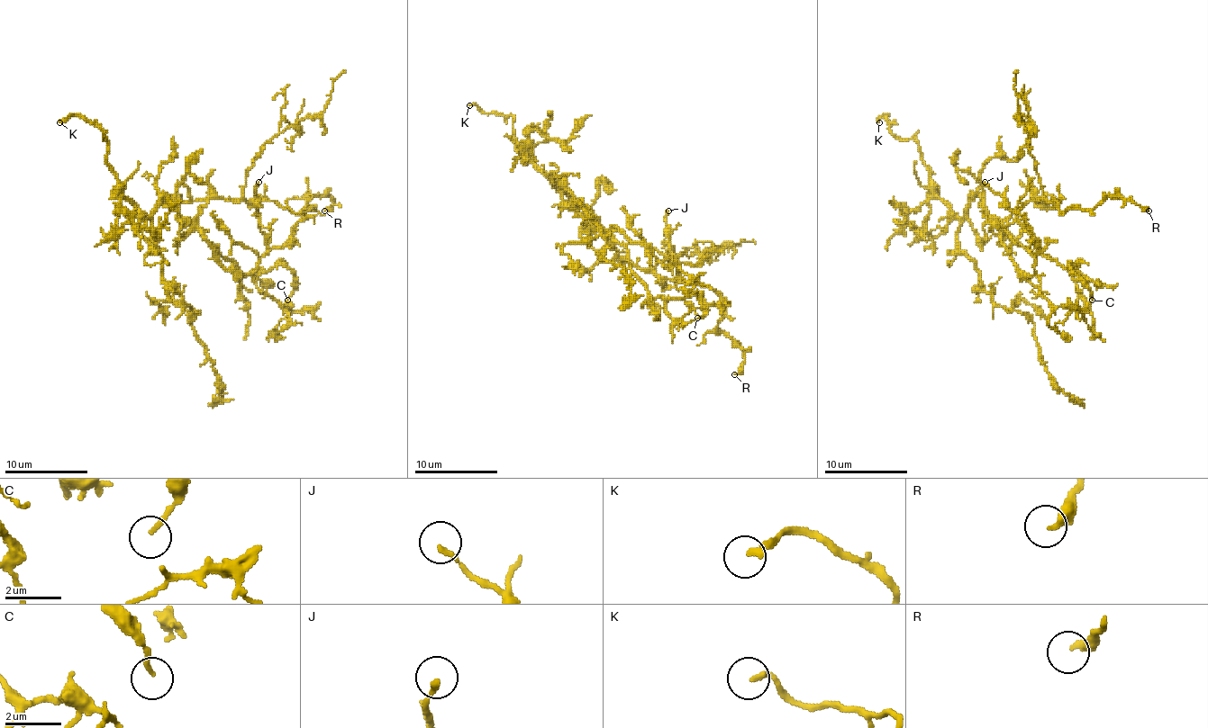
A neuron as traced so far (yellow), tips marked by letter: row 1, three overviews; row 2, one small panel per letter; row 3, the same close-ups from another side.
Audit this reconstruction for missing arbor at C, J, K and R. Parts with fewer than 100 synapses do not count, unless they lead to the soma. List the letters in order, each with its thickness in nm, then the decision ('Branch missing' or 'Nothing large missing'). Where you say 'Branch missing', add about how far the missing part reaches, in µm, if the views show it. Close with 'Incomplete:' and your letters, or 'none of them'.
C: Thickness 150 nm. Nothing large missing
J: Thickness 170 nm. Nothing large missing
K: Thickness 200 nm. Branch missing. Missing length about 140 µm
R: Thickness 260 nm. Nothing large missing
Incomplete: K

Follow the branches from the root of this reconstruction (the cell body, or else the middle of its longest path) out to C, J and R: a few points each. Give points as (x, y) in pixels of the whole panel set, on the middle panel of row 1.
C: (570, 204), (583, 209), (627, 250), (632, 274), (653, 297), (699, 295), (703, 301), (703, 316), (697, 318)
J: (570, 204), (583, 209), (602, 227), (616, 227), (643, 244), (662, 262), (676, 265), (666, 227), (668, 211)
R: (570, 204), (587, 212), (621, 258), (666, 279), (710, 287), (724, 301), (718, 328), (745, 357), (734, 374)

